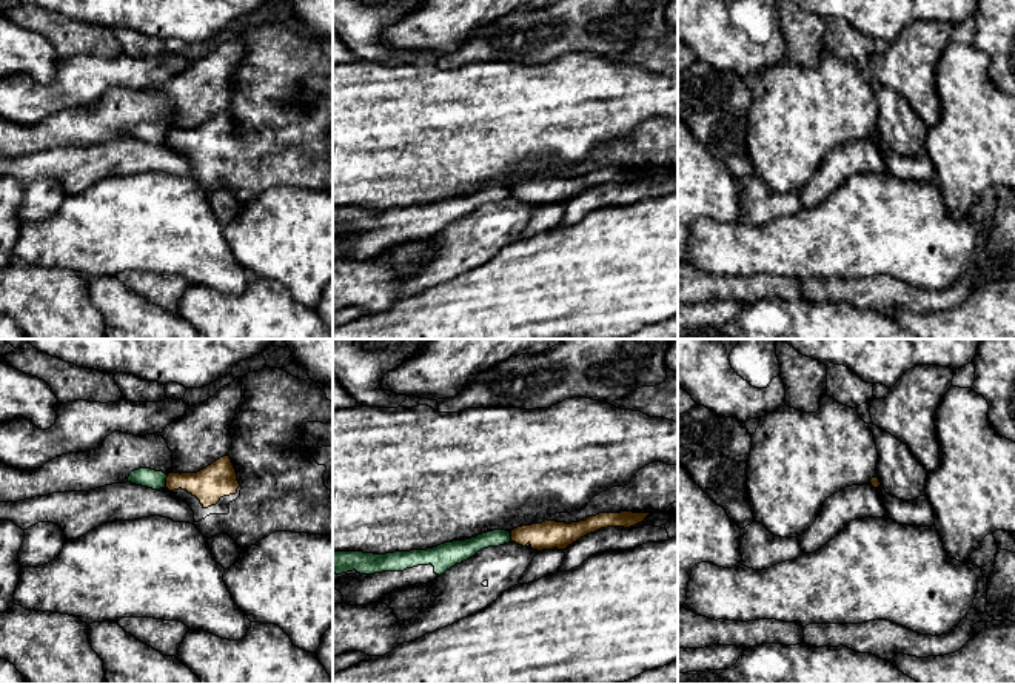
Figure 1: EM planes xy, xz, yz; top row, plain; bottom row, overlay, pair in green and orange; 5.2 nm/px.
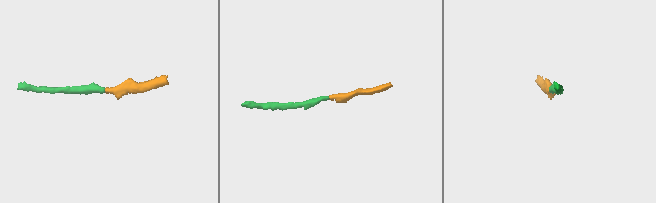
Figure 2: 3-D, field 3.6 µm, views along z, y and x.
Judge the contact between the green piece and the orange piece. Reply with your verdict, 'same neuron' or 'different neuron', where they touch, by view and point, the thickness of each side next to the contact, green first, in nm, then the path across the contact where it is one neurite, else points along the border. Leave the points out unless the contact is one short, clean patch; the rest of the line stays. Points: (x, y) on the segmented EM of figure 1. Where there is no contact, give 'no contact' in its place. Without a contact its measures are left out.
different neuron | xy (165, 481) | 100/180 nm | along xy (168, 475), (164, 487)

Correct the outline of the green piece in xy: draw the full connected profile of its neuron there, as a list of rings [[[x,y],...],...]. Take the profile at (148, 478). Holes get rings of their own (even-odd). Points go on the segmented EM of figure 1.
[[[139,468],[129,473],[128,482],[148,487],[152,490],[160,490],[166,487],[168,474],[163,471],[156,471],[151,468]]]

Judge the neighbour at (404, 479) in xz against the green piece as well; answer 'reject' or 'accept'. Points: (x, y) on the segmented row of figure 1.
reject

